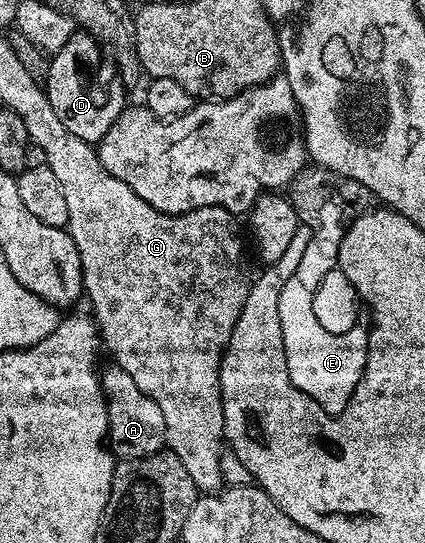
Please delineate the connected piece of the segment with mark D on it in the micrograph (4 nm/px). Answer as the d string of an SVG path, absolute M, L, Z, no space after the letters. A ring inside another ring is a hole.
M84 30L74 31L72 38L67 42L67 46L63 46L57 52L52 53L49 73L43 85L47 98L51 102L51 110L55 110L55 114L59 114L59 122L63 122L63 126L67 126L67 130L71 130L71 134L75 134L75 138L83 138L92 145L96 145L104 138L107 130L111 130L111 122L115 122L115 118L119 118L121 111L127 107L126 85L122 84L121 77L117 74L116 64L112 62L104 64L101 61L101 52L103 56L102 45L94 40L88 32Z

